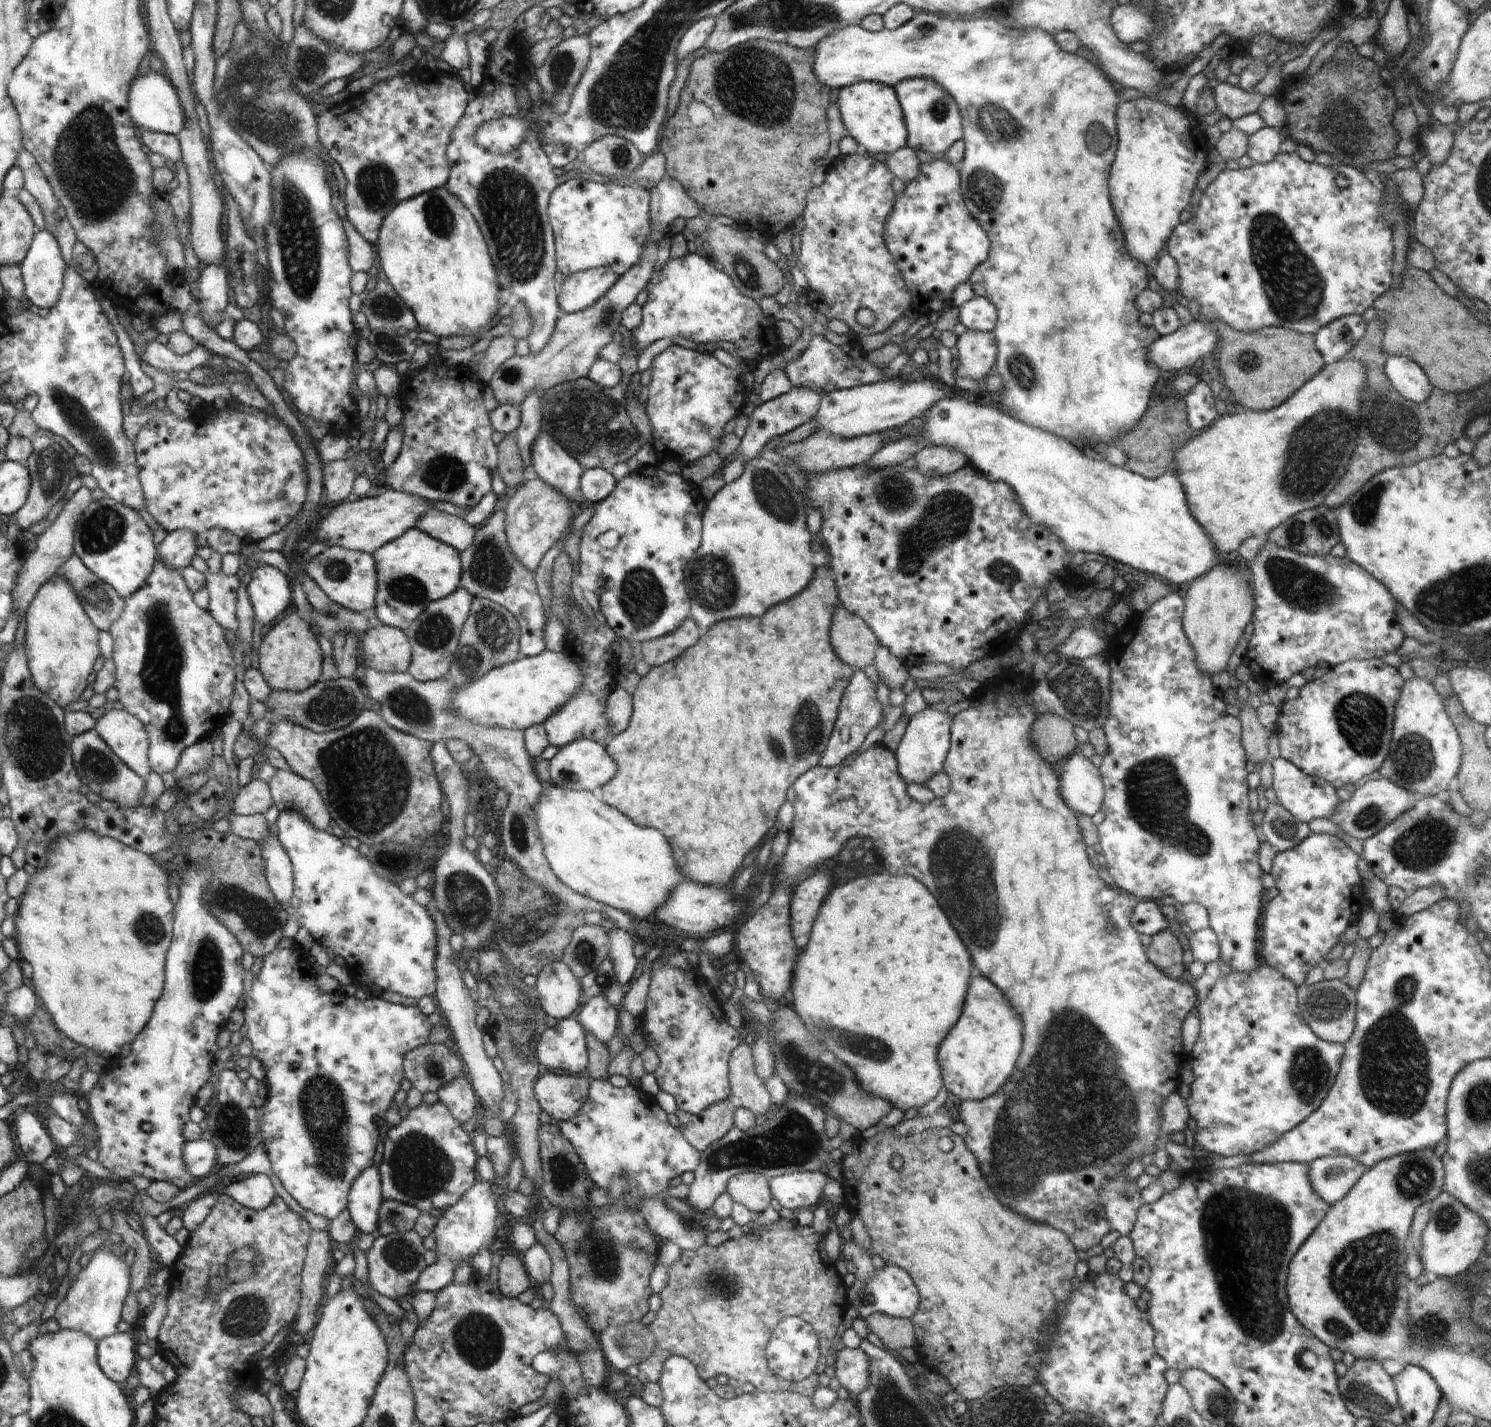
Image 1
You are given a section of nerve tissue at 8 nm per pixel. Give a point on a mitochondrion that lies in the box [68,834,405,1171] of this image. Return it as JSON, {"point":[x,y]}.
{"point":[259,917]}

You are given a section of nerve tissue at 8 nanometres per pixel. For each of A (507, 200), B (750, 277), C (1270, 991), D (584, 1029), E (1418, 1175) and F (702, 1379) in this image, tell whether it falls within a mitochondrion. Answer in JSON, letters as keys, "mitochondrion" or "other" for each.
{"A":"mitochondrion","B":"mitochondrion","C":"other","D":"other","E":"mitochondrion","F":"other"}

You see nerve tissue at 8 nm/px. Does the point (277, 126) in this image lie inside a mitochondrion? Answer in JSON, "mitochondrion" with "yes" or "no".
{"mitochondrion":"yes"}

